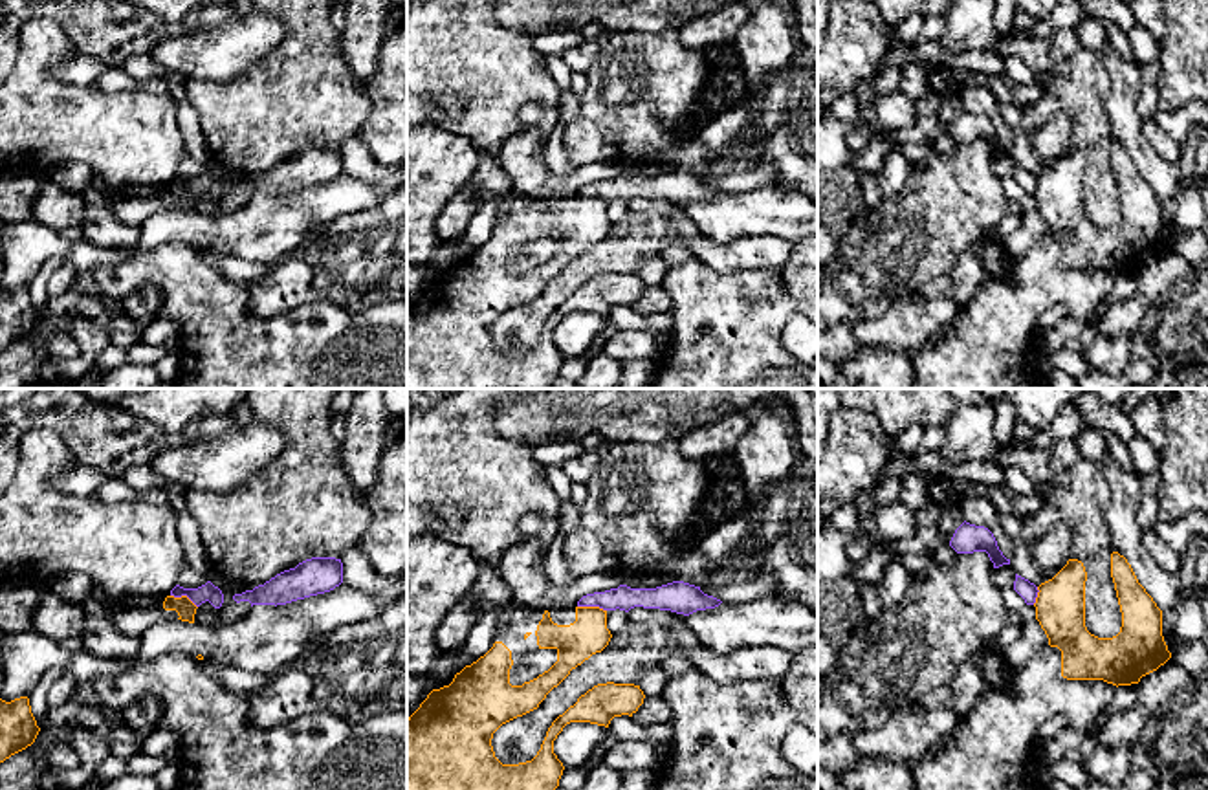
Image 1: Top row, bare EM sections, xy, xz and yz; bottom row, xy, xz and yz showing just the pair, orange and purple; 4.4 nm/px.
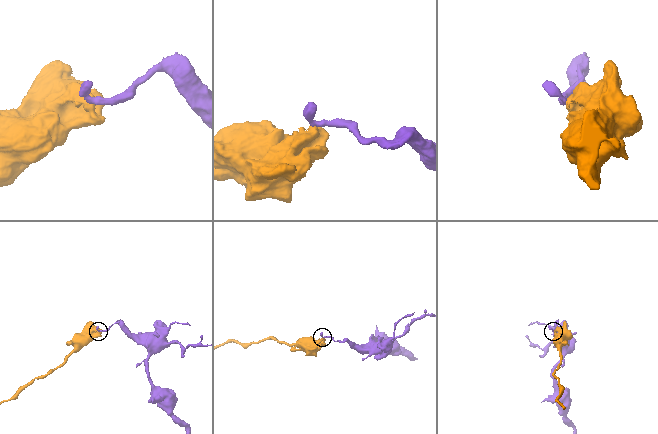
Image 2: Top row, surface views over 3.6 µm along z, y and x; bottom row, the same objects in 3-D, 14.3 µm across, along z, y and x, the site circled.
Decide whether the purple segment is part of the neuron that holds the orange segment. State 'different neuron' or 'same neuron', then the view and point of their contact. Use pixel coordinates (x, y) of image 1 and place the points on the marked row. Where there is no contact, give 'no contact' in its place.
different neuron; meets orange in xz at (593, 607)

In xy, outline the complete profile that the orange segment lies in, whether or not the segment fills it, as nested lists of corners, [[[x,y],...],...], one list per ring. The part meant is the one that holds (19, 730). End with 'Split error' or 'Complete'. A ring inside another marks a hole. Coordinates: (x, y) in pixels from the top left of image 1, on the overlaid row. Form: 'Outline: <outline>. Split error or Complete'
Outline: [[[27,697],[0,698],[0,763],[31,746],[38,731]]]. Complete

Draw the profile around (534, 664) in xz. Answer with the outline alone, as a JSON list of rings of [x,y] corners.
[[[537,649],[517,660],[510,669],[510,684],[522,686],[548,671],[557,662],[557,649]]]

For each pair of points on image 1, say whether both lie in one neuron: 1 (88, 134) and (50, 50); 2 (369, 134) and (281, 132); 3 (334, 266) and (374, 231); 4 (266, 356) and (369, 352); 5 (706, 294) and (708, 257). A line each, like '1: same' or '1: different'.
1: same
2: different
3: same
4: same
5: different

